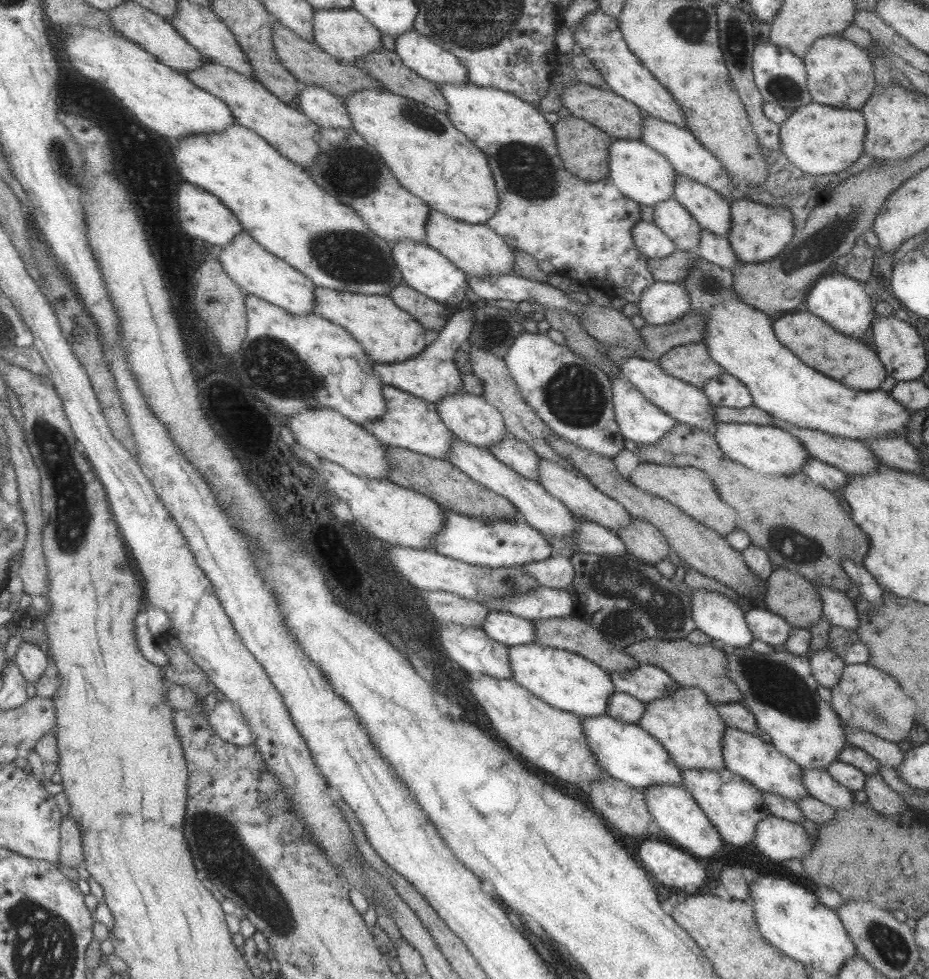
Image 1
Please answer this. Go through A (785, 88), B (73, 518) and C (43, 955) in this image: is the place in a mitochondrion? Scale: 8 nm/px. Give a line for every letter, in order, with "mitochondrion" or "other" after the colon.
A: mitochondrion
B: mitochondrion
C: mitochondrion

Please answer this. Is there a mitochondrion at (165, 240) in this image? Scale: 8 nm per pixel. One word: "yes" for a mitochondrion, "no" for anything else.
no

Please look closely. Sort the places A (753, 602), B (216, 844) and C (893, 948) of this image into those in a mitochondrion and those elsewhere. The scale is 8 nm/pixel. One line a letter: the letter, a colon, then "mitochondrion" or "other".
A: other
B: mitochondrion
C: mitochondrion

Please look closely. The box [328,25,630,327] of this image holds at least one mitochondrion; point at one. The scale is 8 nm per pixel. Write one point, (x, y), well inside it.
(528, 172)

